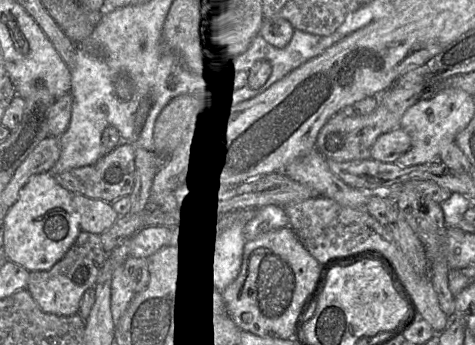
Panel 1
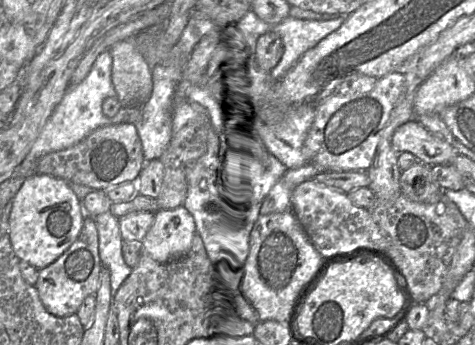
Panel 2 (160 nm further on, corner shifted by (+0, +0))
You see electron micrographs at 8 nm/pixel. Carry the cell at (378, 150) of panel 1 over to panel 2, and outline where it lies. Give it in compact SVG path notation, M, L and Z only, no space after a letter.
M415 118L396 129L392 136L392 147L398 153L410 152L419 161L430 165L450 164L452 158L458 155L457 150L451 144L434 136Z

